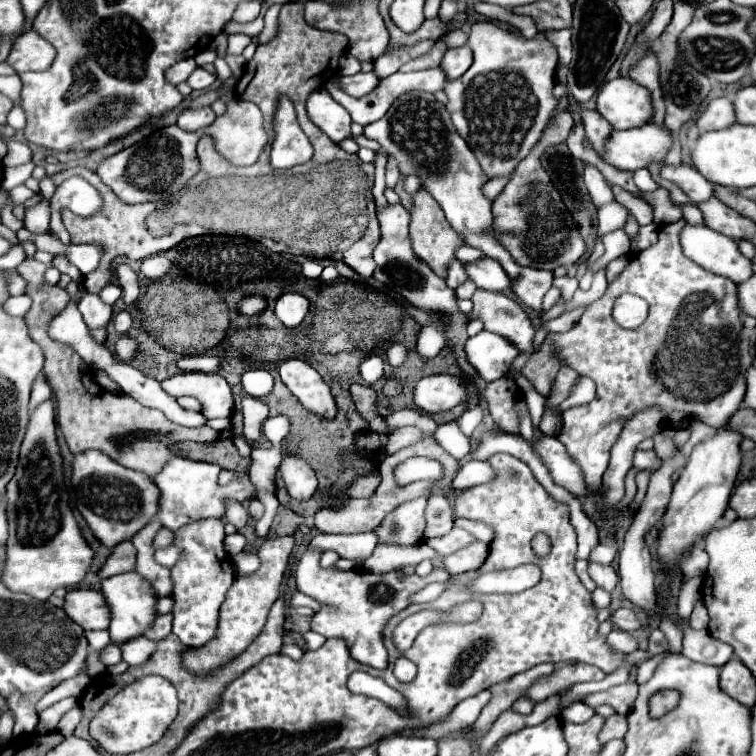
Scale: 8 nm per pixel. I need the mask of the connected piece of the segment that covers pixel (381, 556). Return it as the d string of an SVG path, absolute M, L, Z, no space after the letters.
M425 541L415 545L399 545L395 543L379 543L373 555L363 563L365 571L371 573L387 573L408 565L417 565L421 561L439 558L440 554Z

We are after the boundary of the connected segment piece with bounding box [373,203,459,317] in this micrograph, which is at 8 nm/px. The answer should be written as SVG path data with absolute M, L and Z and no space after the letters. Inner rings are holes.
M397 203L397 205L385 205L377 209L377 219L381 225L381 241L375 247L375 261L377 261L377 269L373 273L373 277L377 281L381 281L383 285L387 285L389 289L393 289L397 295L401 295L403 299L407 299L411 305L425 309L429 313L439 313L439 315L449 315L455 317L459 315L457 303L455 303L455 291L447 287L447 283L423 261L419 259L413 249L411 249L411 241L409 241L409 211Z

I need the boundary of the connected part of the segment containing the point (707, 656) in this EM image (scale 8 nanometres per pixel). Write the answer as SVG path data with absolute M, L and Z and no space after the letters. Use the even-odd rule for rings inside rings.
M683 619L677 621L677 627L683 631L681 653L685 657L699 663L707 663L707 665L725 665L731 659L733 649L727 643L711 637L709 631L695 631L691 629L689 621L683 621Z

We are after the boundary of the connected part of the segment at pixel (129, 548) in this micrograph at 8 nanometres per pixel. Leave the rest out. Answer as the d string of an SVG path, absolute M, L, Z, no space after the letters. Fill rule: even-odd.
M123 541L119 543L111 557L107 559L107 563L103 565L99 577L113 577L113 575L119 575L119 573L129 573L129 571L135 571L135 559L137 559L137 549L133 547L131 541Z

